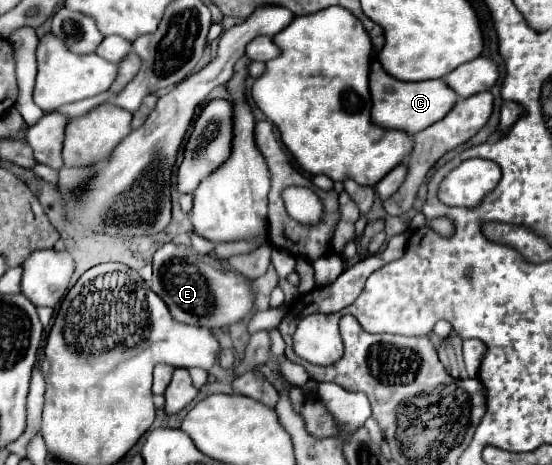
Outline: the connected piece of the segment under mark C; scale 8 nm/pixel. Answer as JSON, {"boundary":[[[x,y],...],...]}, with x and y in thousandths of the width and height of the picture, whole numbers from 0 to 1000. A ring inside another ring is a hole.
{"boundary":[[[679,133],[672,146],[672,206],[676,206],[676,237],[672,237],[676,262],[683,271],[734,280],[745,292],[806,254],[810,241],[832,215],[832,206],[799,168],[770,176],[726,176],[705,163],[687,133]]]}

